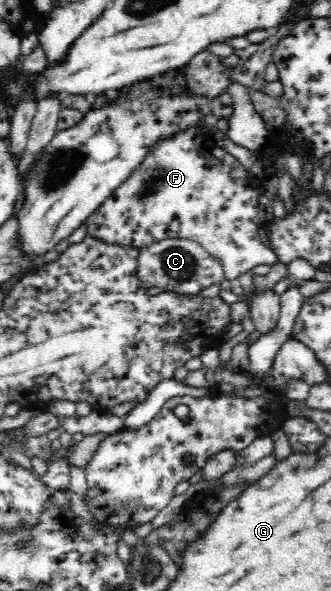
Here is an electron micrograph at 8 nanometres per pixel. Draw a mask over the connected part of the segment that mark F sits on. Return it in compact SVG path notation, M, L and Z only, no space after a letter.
M194 124L183 129L182 132L176 132L173 136L161 139L157 144L154 144L153 148L150 148L145 155L141 165L125 179L121 186L114 189L112 195L85 221L87 236L105 241L108 245L128 245L140 250L166 238L191 239L199 243L208 253L220 261L223 265L226 280L236 279L236 277L240 277L240 275L254 269L257 265L274 265L278 261L277 255L274 248L267 248L266 245L262 244L262 227L266 224L263 224L258 217L258 191L262 179L254 176L254 173L248 172L236 157L215 144L214 135L206 135L206 133L198 132L198 130L198 126Z

